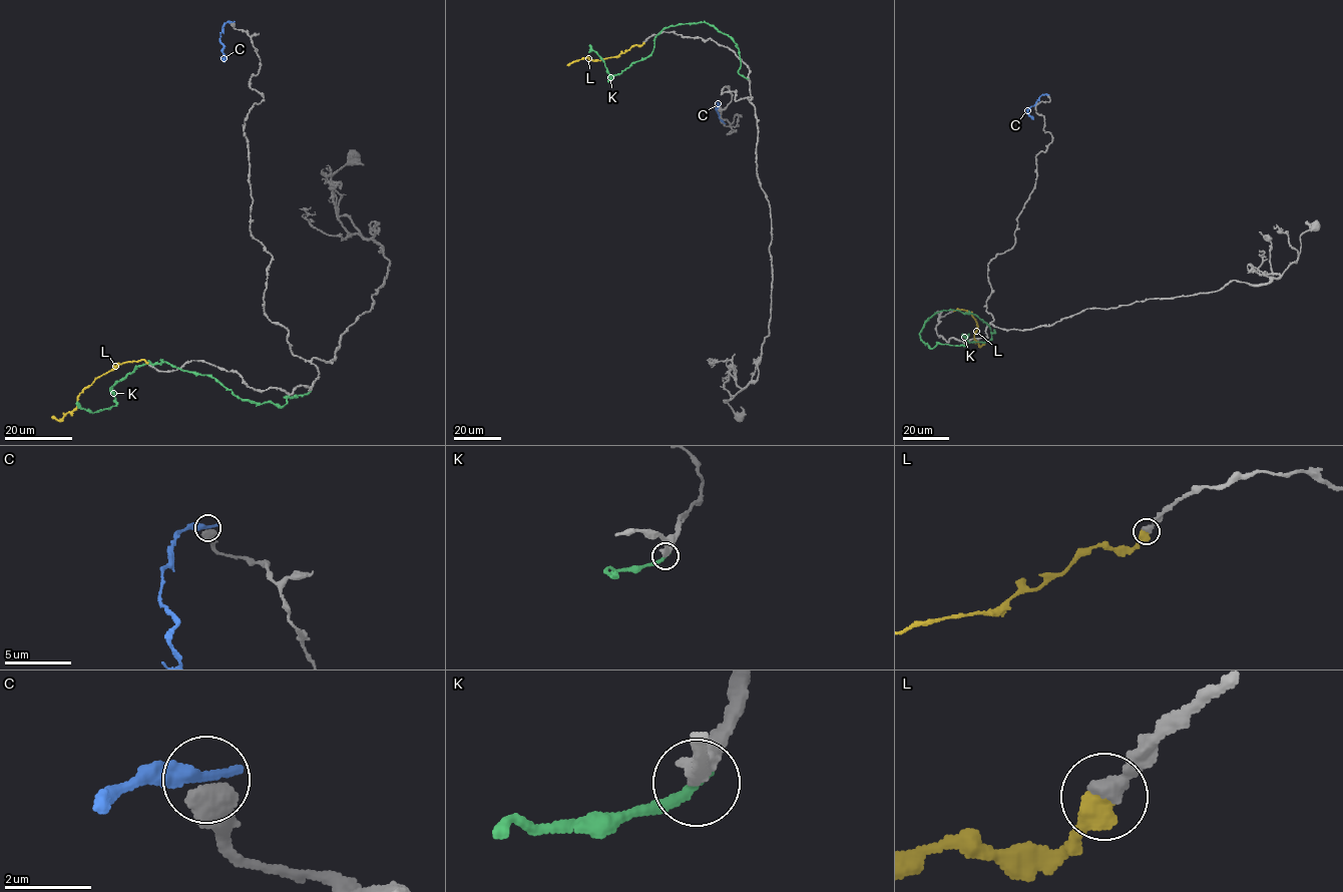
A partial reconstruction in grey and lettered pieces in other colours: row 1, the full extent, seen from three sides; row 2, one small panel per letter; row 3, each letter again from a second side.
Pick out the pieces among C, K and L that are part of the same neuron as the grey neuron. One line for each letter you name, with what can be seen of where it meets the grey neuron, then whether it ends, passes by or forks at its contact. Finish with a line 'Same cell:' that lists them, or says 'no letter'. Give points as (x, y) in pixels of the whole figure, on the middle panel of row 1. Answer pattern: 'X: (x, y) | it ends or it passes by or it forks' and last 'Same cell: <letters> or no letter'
L: (643, 42) | it ends
Same cell: L

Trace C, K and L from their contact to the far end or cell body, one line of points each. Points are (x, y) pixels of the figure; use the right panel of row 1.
C: (1047, 94), (1042, 94), (1028, 110), (1032, 115)
K: (966, 344), (930, 347), (919, 334), (935, 314), (956, 310), (988, 324), (991, 339), (969, 342), (962, 334)
L: (953, 311), (962, 309), (971, 314), (978, 328), (974, 339), (980, 346), (984, 344)

